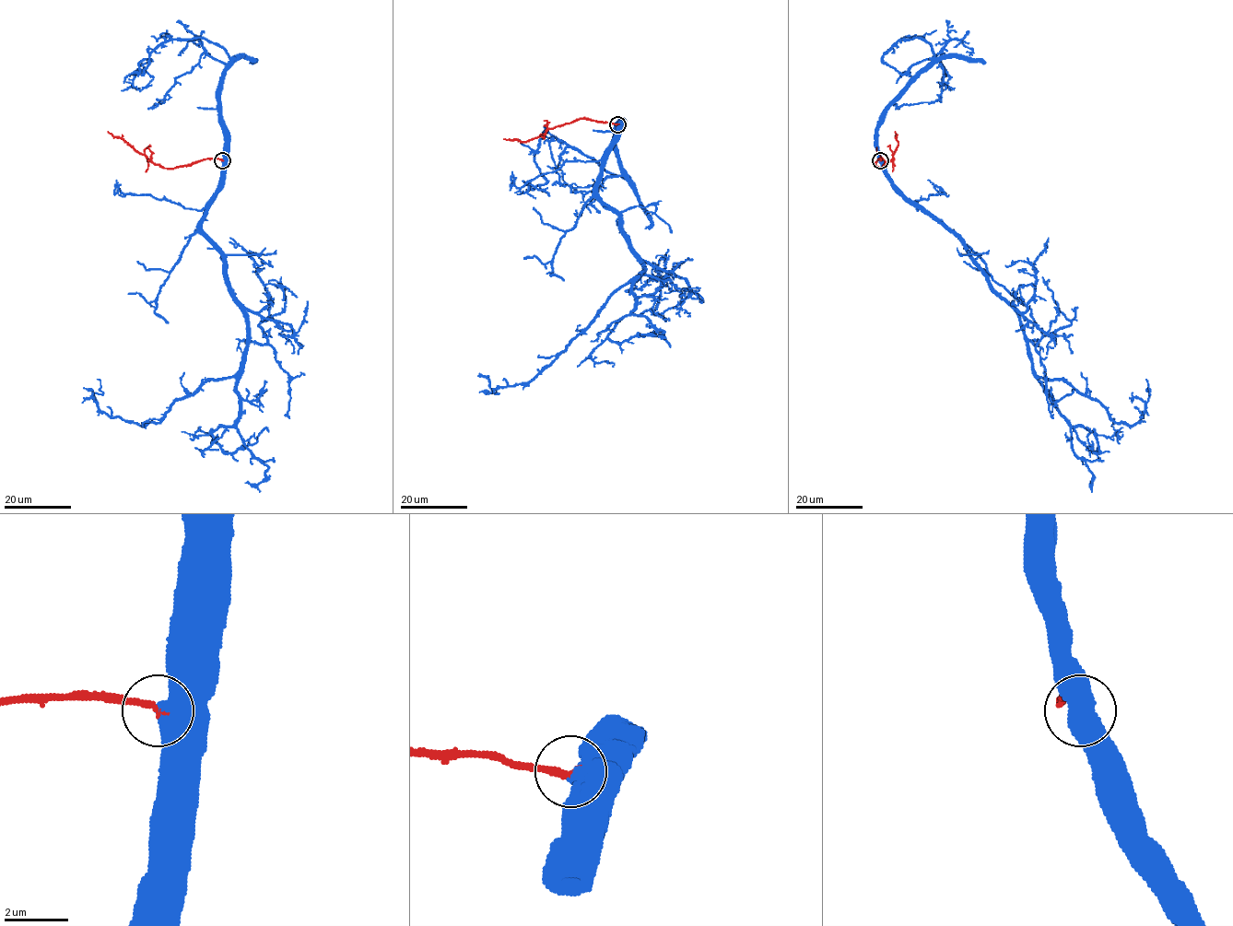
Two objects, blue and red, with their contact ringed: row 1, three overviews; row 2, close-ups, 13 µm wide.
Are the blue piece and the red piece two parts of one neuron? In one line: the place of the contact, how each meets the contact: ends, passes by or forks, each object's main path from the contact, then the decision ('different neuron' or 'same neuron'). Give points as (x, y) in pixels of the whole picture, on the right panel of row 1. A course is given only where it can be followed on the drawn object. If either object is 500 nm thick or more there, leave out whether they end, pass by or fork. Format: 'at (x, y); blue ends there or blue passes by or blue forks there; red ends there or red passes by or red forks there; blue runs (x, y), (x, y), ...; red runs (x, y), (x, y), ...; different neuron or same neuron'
at (880, 160); blue runs (880, 159), (897, 187), (960, 240), (1018, 315), (1038, 376), (1064, 380), (1129, 425), (1143, 417), (1145, 379); red runs (880, 159), (874, 166), (882, 168), (892, 158), (898, 142), (895, 131); same neuron

